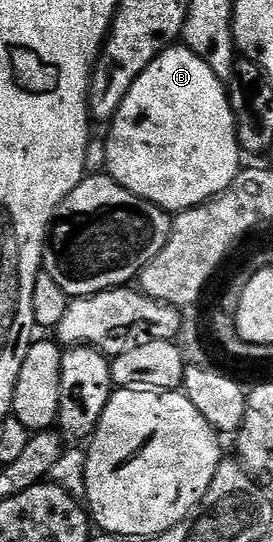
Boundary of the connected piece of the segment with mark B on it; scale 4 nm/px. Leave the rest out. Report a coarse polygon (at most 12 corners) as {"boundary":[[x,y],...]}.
{"boundary":[[181,43],[113,114],[108,176],[173,215],[243,168],[226,82]]}

